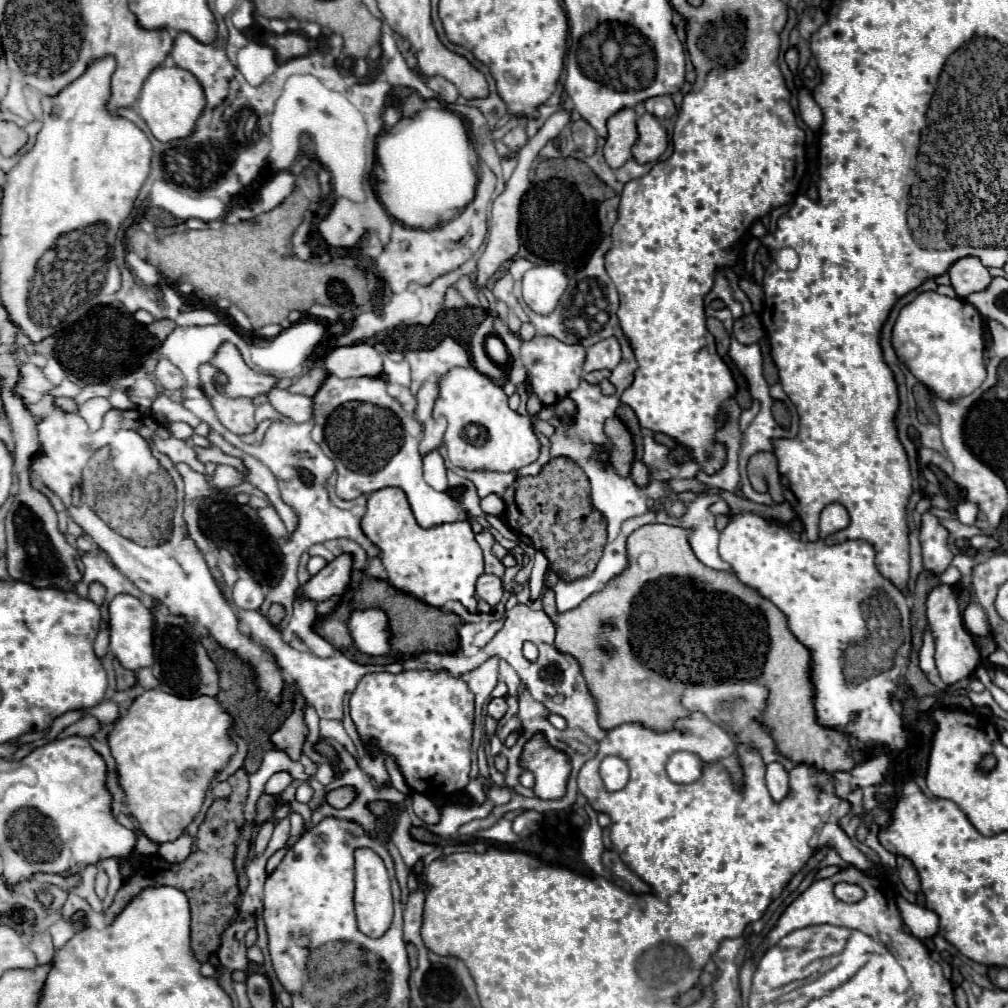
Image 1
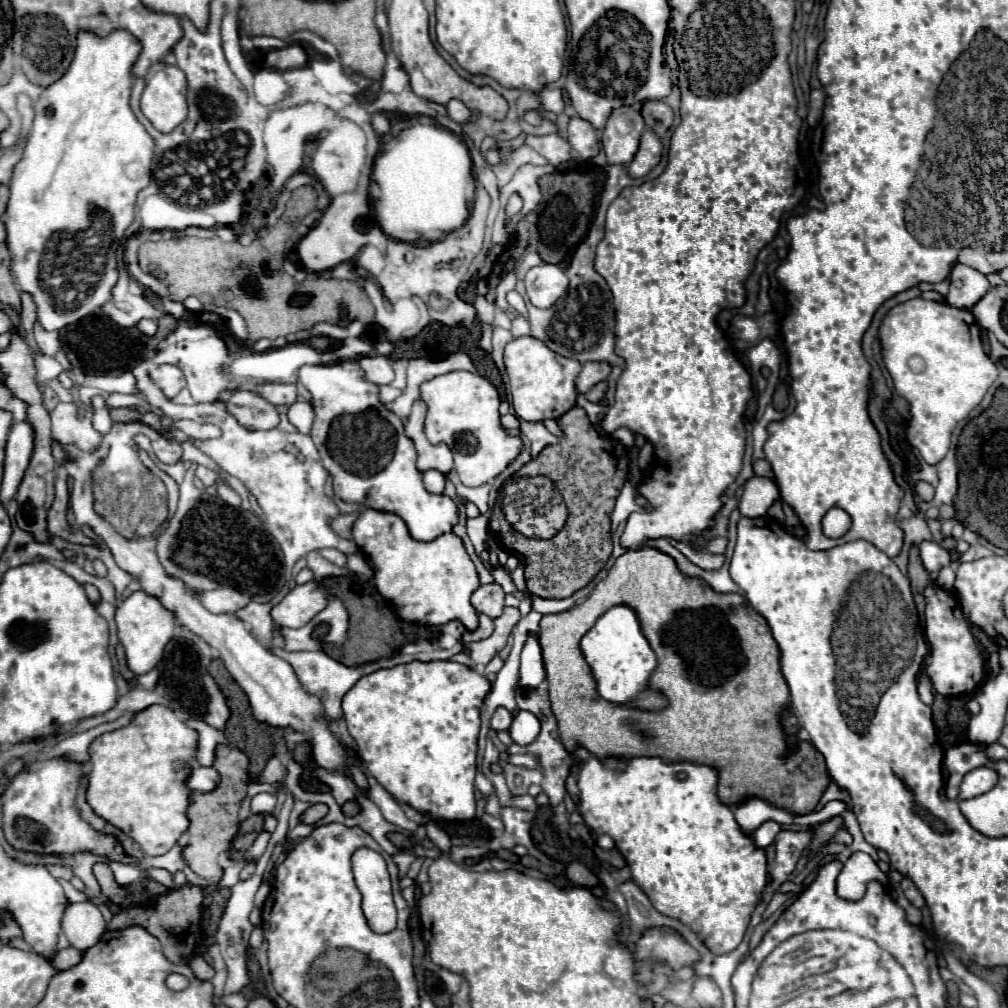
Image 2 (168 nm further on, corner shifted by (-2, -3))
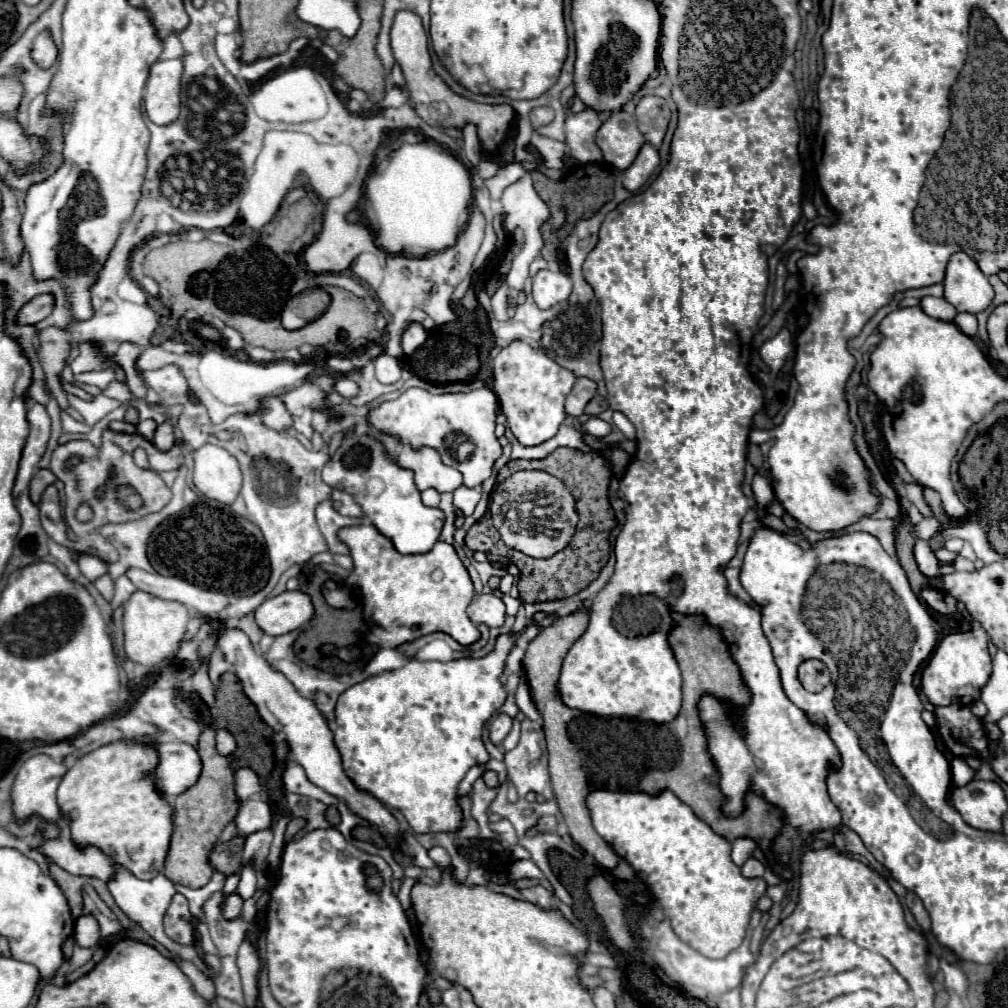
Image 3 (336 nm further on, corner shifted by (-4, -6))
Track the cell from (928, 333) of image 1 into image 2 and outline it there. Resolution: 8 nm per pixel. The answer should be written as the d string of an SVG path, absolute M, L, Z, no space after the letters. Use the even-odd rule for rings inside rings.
M916 297L892 307L880 329L886 367L896 391L910 401L912 421L906 429L906 437L922 453L926 463L934 465L946 455L956 423L982 401L986 389L998 377L998 371L983 349L974 315L966 309ZM910 357L924 359L924 371L914 373L908 365Z

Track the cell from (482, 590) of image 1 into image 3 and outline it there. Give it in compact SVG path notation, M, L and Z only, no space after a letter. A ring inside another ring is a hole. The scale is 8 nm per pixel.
M494 592L482 594L478 602L468 606L468 616L474 624L486 624L486 626L502 626L506 616L506 606Z

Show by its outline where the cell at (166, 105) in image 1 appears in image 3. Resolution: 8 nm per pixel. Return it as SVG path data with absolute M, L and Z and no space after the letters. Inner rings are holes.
M182 58L158 60L150 66L144 90L144 106L154 124L170 124L178 118L182 68Z

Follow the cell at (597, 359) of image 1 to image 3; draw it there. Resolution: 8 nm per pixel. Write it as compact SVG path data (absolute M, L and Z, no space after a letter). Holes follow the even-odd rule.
M578 378L572 392L566 398L566 414L572 418L582 416L584 406L594 398L594 394L596 394L596 382L588 378Z

